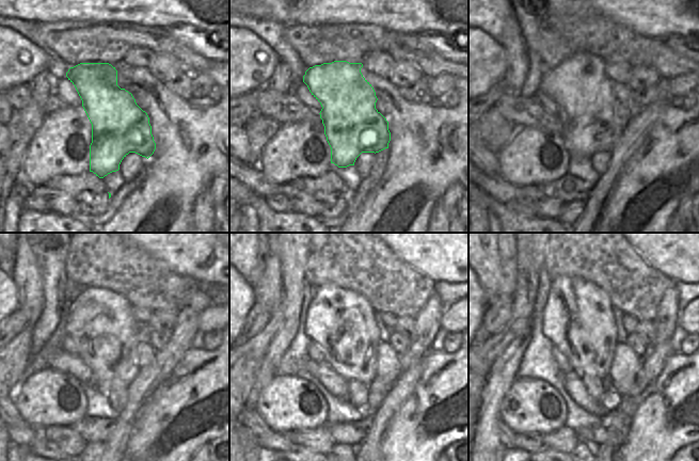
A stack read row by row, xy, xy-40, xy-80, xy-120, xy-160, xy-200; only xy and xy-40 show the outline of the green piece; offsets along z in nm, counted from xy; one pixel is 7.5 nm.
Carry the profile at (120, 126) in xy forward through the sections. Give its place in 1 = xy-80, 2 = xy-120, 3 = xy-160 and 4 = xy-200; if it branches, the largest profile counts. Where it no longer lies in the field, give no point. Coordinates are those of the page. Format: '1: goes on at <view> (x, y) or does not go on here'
1: goes on at xy-80 (584, 93)
2: goes on at xy-120 (100, 321)
3: goes on at xy-160 (342, 322)
4: goes on at xy-200 (577, 319)

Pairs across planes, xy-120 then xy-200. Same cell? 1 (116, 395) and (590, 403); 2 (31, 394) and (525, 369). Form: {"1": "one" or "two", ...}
{"1": "two", "2": "two"}

